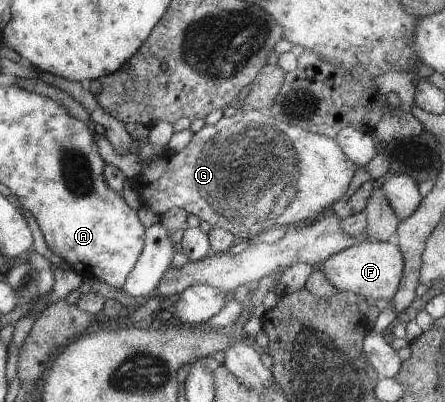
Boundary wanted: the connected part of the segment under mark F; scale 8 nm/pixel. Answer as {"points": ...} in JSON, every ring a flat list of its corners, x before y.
{"points":[[394,239,388,241,362,240,357,245,329,256,318,270,324,273,332,288,365,296,370,302,379,298,392,300,401,286,405,257]]}

